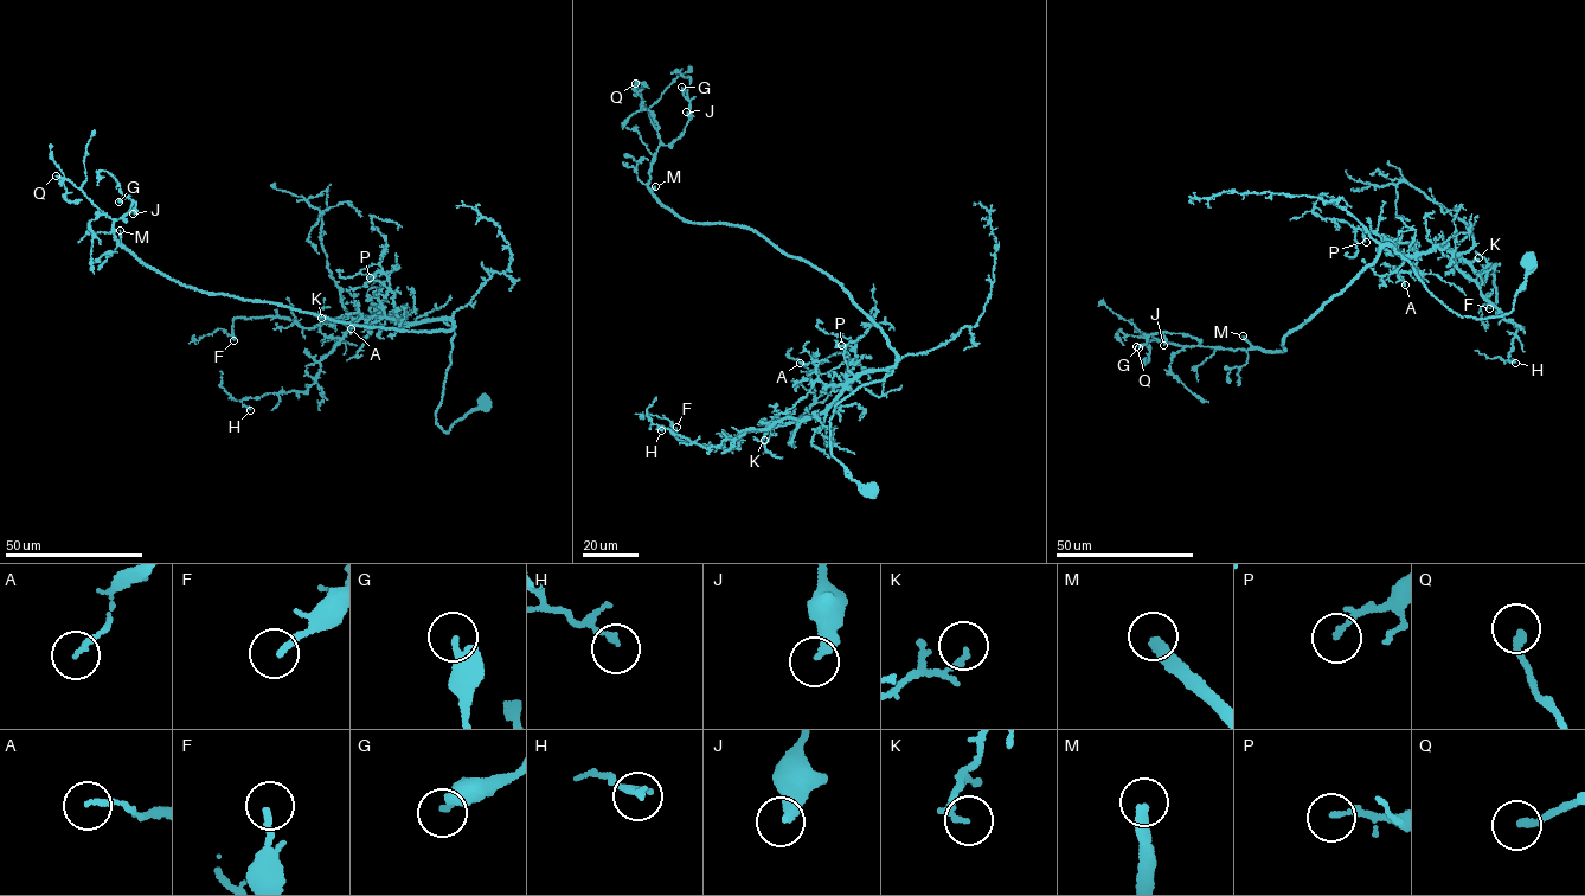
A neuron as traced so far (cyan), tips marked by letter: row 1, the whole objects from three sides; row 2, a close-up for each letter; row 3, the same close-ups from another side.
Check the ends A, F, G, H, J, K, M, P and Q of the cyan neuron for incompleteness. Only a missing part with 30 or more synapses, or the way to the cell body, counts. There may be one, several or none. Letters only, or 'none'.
M, Q

